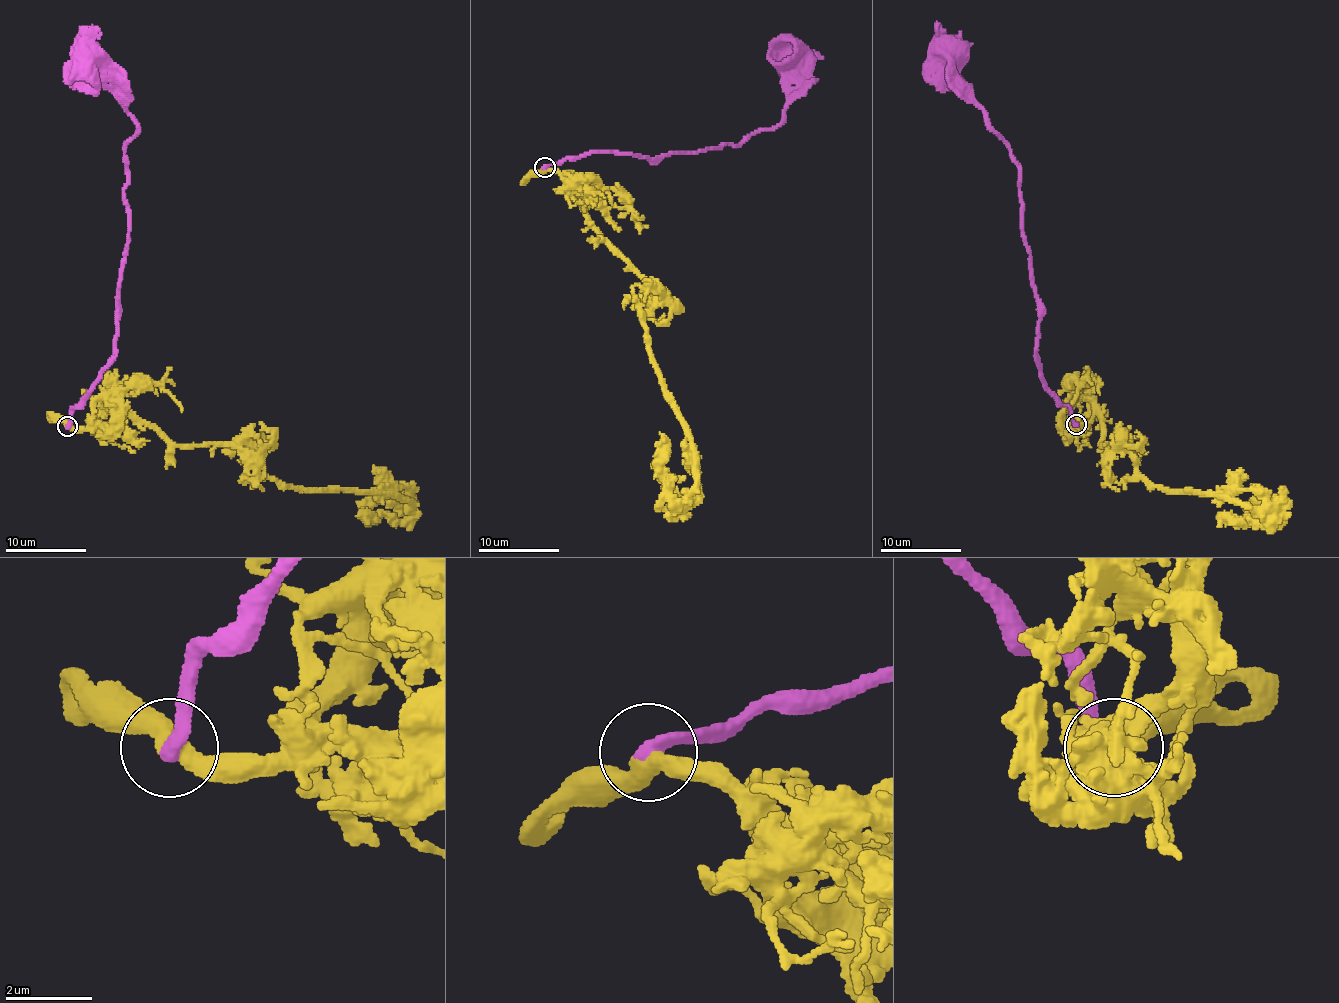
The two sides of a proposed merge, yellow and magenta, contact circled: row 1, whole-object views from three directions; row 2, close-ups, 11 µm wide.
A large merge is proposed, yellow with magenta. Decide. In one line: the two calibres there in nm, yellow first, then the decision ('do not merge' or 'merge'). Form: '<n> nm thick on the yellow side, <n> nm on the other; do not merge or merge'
400 nm thick on the yellow side, 400 nm on the other; merge

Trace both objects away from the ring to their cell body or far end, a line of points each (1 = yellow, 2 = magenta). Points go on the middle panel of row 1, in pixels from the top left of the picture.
1: (545, 169), (652, 293), (647, 348), (692, 452), (682, 501), (659, 432)
2: (545, 167), (591, 152), (659, 158), (741, 144), (784, 122), (784, 112), (802, 81), (797, 62)

